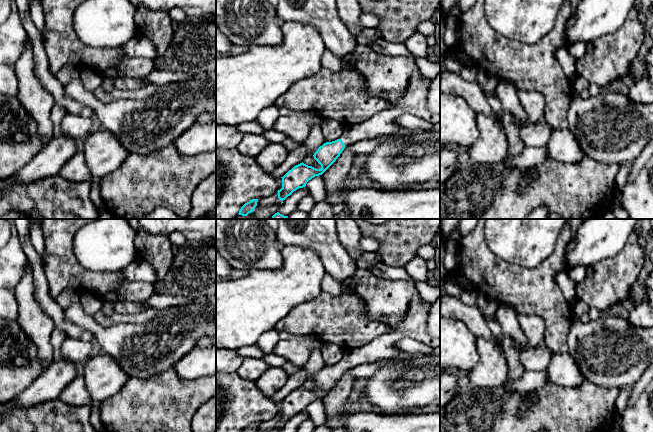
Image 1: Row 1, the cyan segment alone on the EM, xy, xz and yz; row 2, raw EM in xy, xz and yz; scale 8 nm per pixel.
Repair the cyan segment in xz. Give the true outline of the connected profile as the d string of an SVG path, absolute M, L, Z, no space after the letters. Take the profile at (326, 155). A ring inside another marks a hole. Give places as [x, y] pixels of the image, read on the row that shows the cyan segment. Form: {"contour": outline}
{"contour": "M358 45L353 52L355 56L355 68L365 80L365 86L368 93L373 96L379 96L387 99L391 107L373 115L365 122L346 126L340 139L332 142L326 142L314 153L314 159L321 165L320 169L308 166L303 162L294 166L282 178L282 188L278 190L278 198L285 200L294 191L306 186L307 182L315 176L322 175L340 156L345 147L356 142L393 135L400 128L396 119L403 114L412 114L429 123L440 120L440 116L432 113L427 107L427 94L429 86L424 83L424 76L419 71L415 59L406 56L387 56L374 52L369 45Z"}

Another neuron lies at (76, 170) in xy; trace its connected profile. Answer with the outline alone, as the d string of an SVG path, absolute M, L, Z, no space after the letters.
M76 152L63 166L60 175L72 182L90 181L91 174L82 152Z

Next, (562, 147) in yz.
M568 128L552 129L545 148L550 160L562 163L577 163L586 155Z

